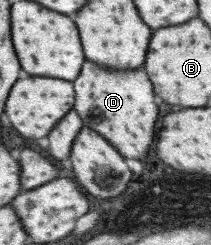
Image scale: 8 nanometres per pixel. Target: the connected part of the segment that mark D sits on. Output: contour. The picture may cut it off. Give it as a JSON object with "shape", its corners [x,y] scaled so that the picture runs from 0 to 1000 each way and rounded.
{"shape":[[[422,245],[398,253],[374,310],[346,327],[346,449],[384,486],[389,514],[498,563],[564,637],[668,653],[725,580],[725,522],[744,490],[744,433],[725,416],[735,384],[678,278],[649,294],[573,294],[488,278]]]}

